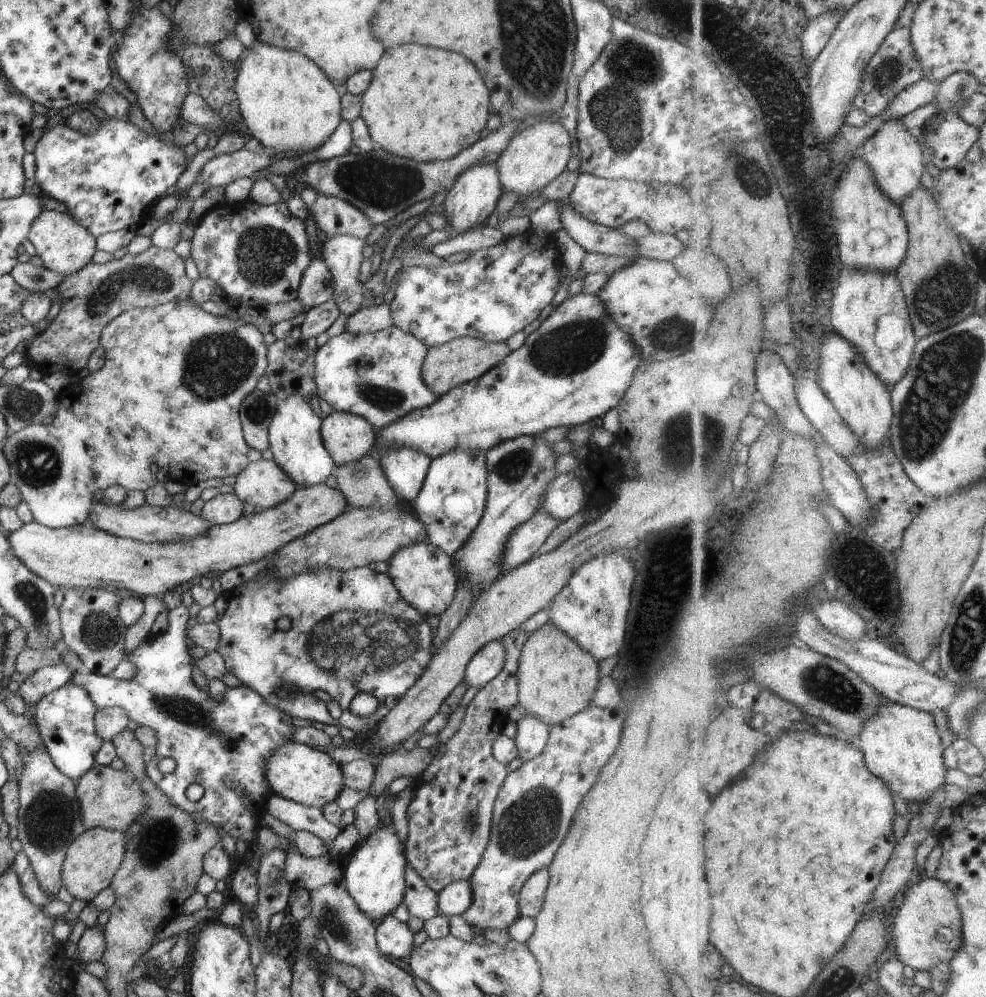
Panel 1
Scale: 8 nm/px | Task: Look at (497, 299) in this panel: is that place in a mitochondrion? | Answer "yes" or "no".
no

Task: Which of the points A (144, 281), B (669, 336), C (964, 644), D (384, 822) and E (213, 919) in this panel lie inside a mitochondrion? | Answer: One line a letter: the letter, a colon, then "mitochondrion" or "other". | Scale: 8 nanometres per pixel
A: mitochondrion
B: mitochondrion
C: mitochondrion
D: other
E: other

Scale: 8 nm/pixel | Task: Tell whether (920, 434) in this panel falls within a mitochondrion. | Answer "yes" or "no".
yes

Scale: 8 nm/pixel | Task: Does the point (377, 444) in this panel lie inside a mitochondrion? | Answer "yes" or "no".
no

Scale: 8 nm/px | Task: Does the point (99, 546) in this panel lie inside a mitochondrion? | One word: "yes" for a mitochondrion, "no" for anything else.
no

